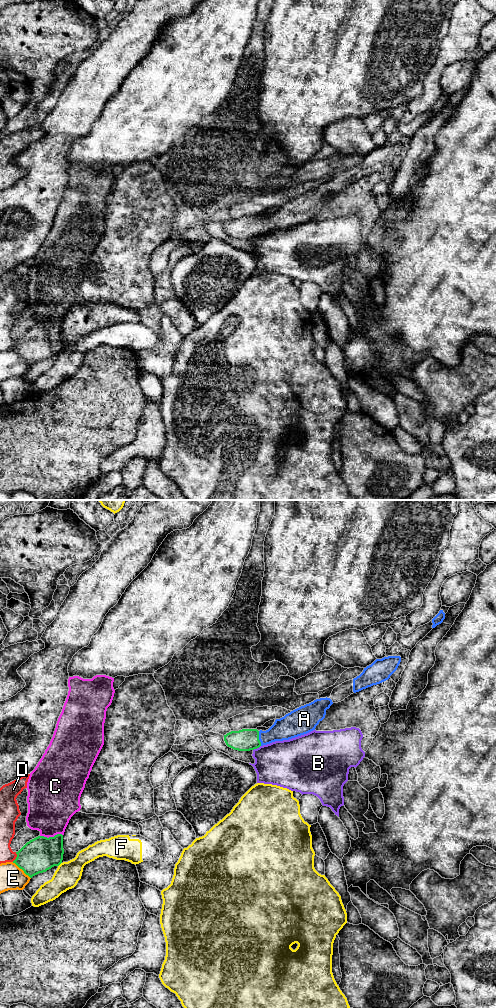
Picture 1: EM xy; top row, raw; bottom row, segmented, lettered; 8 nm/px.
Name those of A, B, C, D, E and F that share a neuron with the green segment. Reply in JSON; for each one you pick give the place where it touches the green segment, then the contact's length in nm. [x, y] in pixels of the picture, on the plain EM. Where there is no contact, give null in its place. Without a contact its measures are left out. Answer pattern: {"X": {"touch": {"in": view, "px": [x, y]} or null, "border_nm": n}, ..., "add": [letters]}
{"A": {"touch": {"in": "xy", "px": [258, 226]}, "border_nm": 120}, "add": ["A"]}

